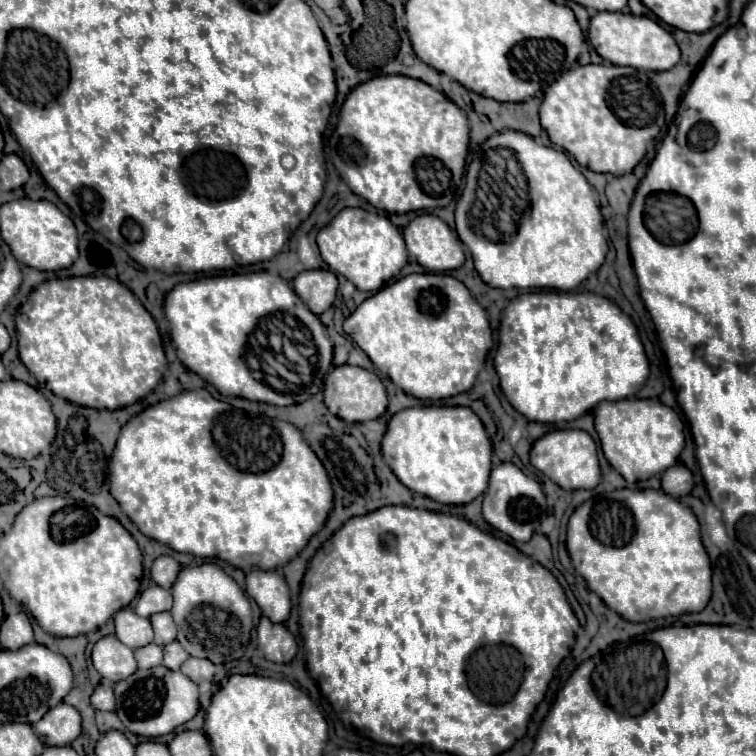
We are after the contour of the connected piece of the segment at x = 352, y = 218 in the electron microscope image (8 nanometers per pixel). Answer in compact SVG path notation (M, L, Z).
M342 209L316 237L322 259L334 273L344 275L362 291L378 291L394 279L406 265L406 245L402 231L390 223L388 217L368 213L364 209Z

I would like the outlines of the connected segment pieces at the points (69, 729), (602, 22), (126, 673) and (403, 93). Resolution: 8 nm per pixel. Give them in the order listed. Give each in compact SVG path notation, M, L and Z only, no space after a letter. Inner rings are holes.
M66 703L50 709L36 725L36 735L44 745L70 745L80 735L80 713Z
M600 11L590 19L588 39L598 55L614 65L628 65L644 71L668 71L680 61L680 49L674 37L646 15Z
M106 635L96 641L92 649L92 663L102 677L114 683L130 677L136 671L134 651L120 643L114 635Z
M378 75L350 91L336 131L330 135L330 157L346 185L376 209L408 213L446 207L462 181L468 155L468 117L440 91L406 75Z

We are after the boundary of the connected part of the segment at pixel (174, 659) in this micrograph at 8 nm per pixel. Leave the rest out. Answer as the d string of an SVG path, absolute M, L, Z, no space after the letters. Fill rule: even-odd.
M172 641L172 643L164 645L162 649L164 649L164 665L168 669L178 669L182 665L182 661L188 659L188 653L182 649L182 645L178 641Z

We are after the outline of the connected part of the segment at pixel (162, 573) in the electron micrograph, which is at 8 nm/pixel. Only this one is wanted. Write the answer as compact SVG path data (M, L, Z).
M162 555L152 565L152 581L164 589L170 589L180 571L180 563L170 555Z

